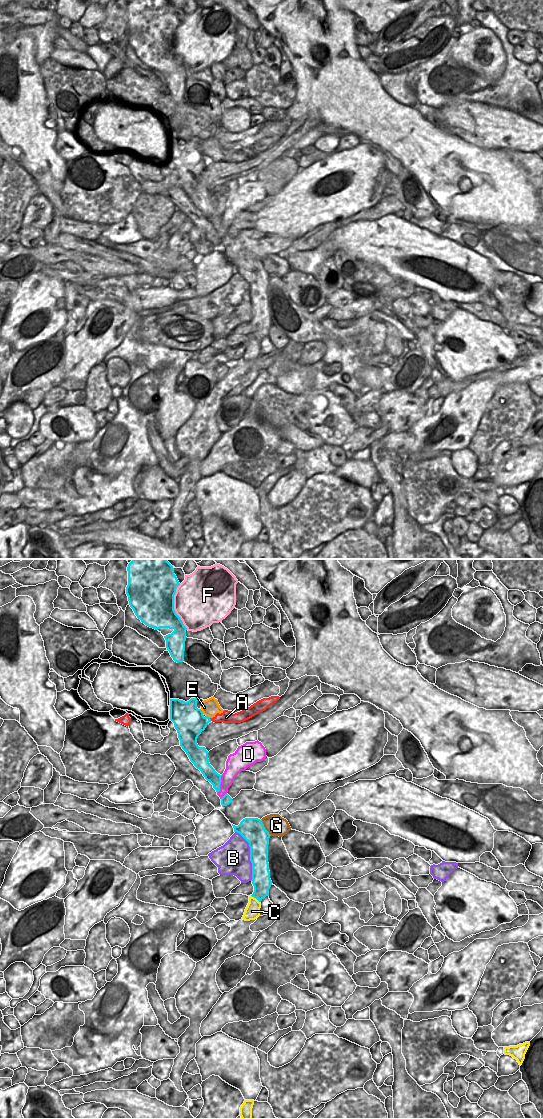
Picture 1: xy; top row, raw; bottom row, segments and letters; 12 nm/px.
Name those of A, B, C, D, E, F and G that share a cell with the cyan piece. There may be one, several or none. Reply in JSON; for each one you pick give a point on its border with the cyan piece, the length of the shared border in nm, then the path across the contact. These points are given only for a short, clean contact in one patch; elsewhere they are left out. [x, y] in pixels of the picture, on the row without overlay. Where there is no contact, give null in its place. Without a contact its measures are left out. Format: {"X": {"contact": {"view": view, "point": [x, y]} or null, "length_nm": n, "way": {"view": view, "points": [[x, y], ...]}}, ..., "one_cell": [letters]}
{"one_cell": []}

